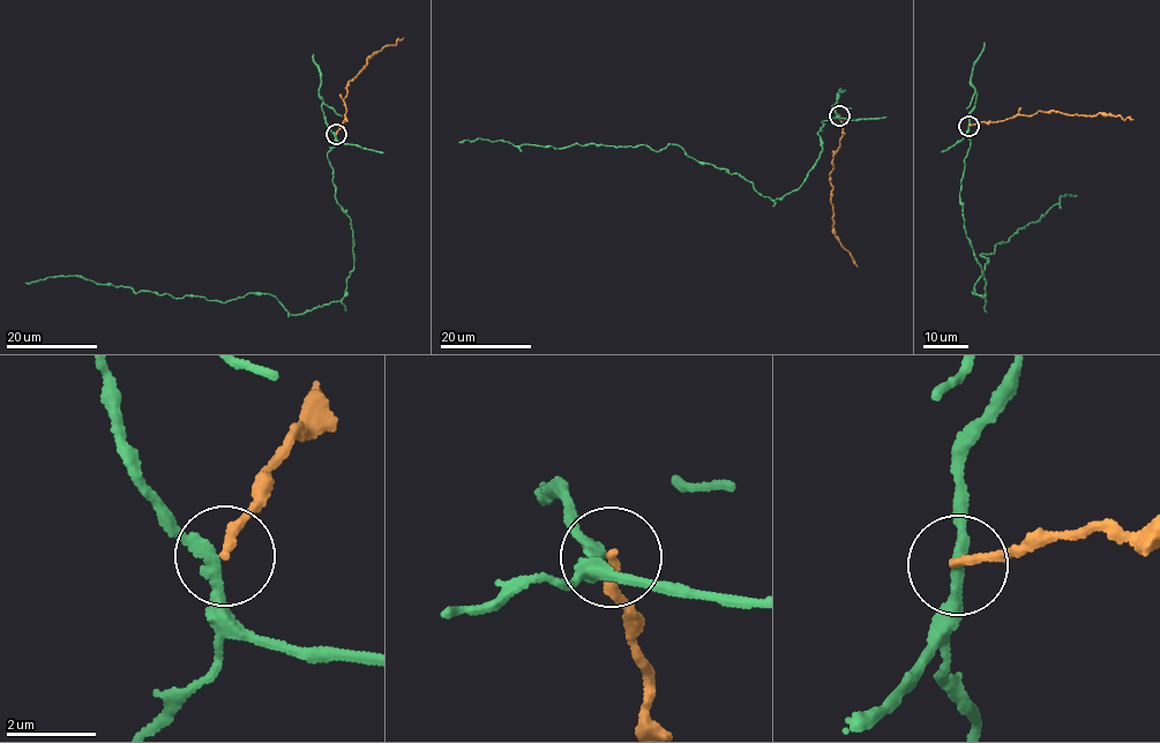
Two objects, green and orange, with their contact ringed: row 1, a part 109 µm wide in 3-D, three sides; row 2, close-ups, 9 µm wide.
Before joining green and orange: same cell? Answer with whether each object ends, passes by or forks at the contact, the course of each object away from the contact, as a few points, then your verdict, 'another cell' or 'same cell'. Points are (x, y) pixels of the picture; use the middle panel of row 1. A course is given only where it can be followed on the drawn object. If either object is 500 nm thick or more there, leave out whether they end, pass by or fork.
green passes by; orange ends there; green runs (838, 115), (821, 122), (818, 156), (803, 184), (780, 199), (672, 143), (658, 151), (640, 144), (458, 142); orange runs (839, 115), (843, 136), (833, 155), (830, 174), (833, 230), (835, 237), (858, 267); another cell

